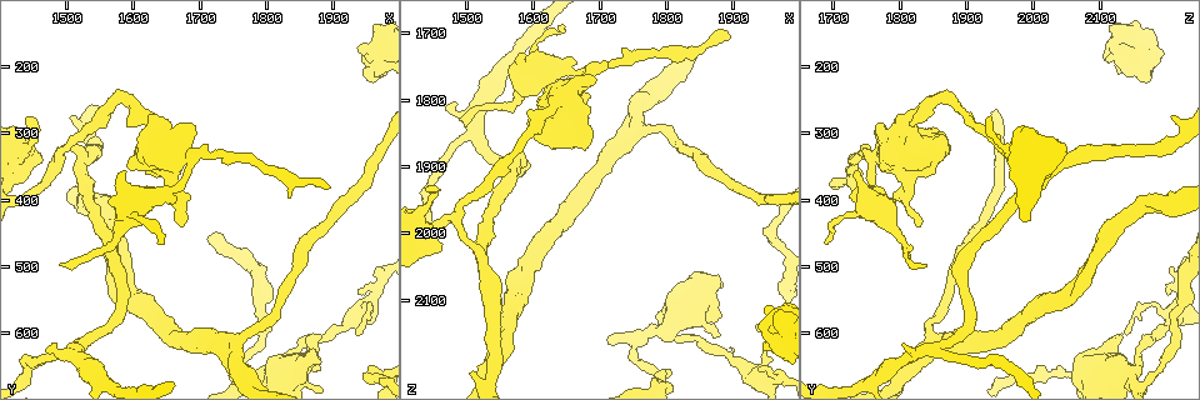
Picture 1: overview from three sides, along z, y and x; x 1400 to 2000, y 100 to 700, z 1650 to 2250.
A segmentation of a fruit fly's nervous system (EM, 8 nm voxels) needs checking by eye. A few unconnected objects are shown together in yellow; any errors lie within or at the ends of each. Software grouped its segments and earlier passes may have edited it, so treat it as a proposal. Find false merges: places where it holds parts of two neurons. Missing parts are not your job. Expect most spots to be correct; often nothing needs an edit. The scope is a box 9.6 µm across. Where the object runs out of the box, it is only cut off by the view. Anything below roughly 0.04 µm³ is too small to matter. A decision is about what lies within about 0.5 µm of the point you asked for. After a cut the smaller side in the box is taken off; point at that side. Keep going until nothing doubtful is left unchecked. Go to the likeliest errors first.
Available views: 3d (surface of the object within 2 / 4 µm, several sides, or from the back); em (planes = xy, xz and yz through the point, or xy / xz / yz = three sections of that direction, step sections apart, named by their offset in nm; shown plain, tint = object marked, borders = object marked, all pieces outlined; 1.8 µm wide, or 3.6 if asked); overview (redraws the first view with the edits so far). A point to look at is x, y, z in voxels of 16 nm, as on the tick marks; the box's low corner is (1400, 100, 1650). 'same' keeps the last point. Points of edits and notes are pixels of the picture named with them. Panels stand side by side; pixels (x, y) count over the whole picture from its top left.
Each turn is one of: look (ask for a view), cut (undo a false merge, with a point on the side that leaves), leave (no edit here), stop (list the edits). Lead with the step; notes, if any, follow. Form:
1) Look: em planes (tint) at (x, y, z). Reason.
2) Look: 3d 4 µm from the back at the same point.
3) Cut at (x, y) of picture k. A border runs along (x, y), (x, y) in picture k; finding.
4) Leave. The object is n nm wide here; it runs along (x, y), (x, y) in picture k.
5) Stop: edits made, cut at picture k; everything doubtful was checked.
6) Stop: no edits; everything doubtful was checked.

Look: 3d 4 µm at (1680, 340, 1760). Branch point.

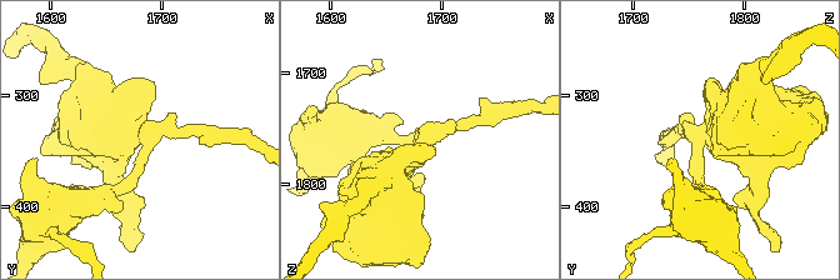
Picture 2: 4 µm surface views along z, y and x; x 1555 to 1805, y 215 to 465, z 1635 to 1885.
Look: em 3.6 µm planes (tint) at (1680, 340, 1766). Need the tissue.

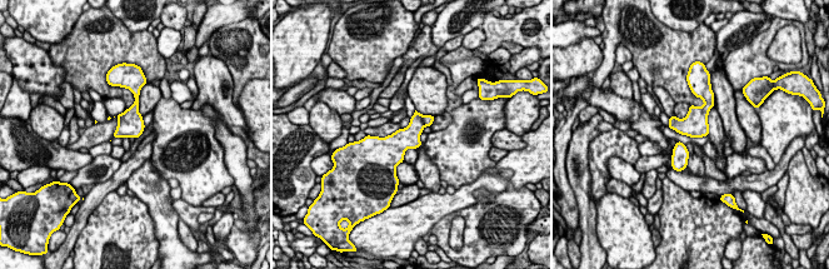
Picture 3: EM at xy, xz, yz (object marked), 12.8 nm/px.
Cut at (428, 120) of picture 3. A border runs along (423, 115), (425, 125) in picture 3; two neurons meet here.

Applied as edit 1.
Look: overview. Redraw.

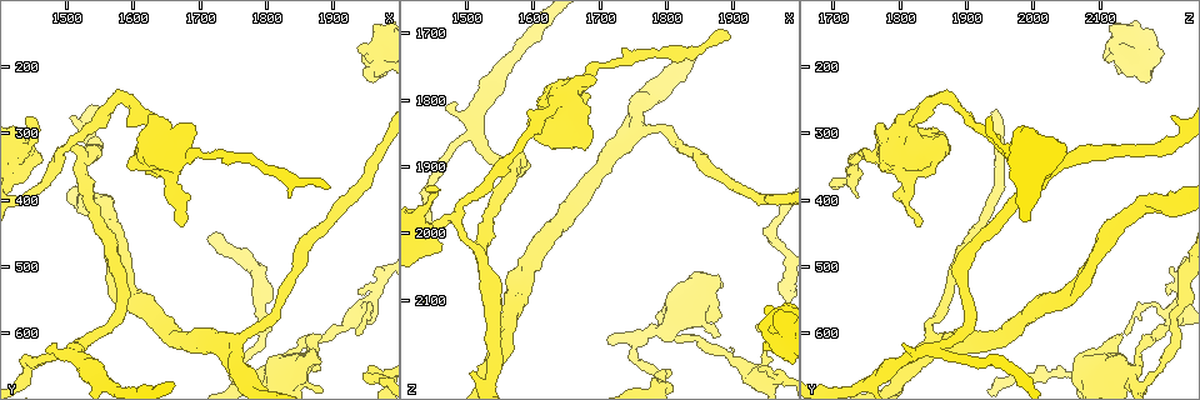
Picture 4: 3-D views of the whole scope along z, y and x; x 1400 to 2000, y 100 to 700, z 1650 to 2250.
Look: em 3.6 µm planes (borders) at (1800, 665, 2140). Four or more arms meet.

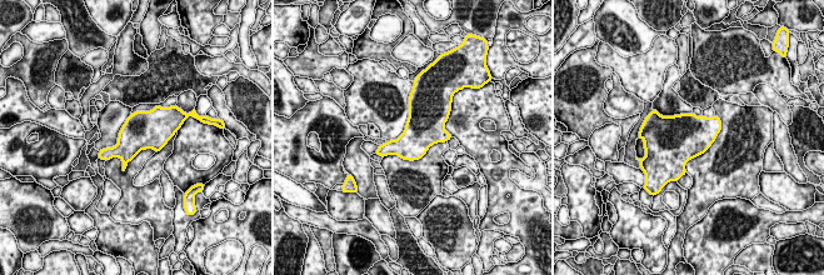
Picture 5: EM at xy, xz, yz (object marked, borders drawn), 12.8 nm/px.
Leave. All the same neuron.

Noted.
Look: 3d 4 µm at (1635, 310, 1820).

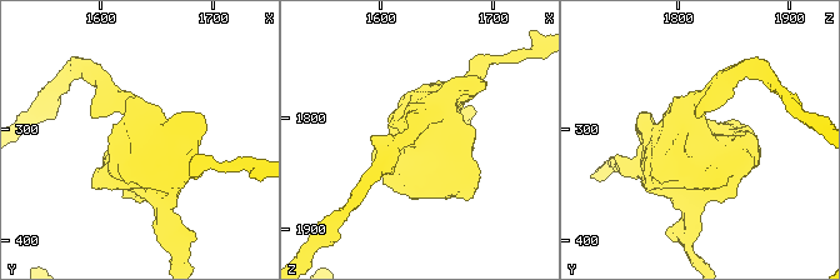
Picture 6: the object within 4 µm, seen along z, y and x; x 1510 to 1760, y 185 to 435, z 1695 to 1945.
Look: em 3.6 µm yz step 4 (tint) at (1632, 306, 1820). Need the tissue.

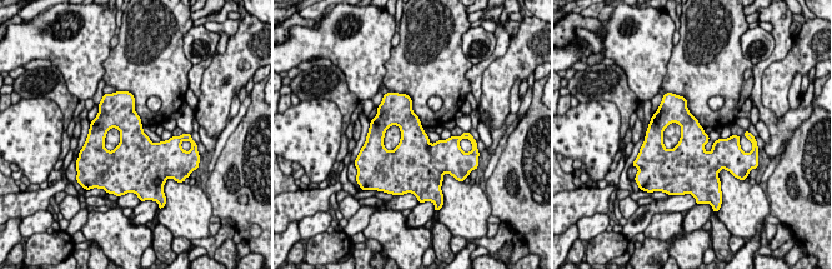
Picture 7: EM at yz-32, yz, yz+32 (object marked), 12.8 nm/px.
Look: em 3.6 µm xy step 4 (tint) at the same point.

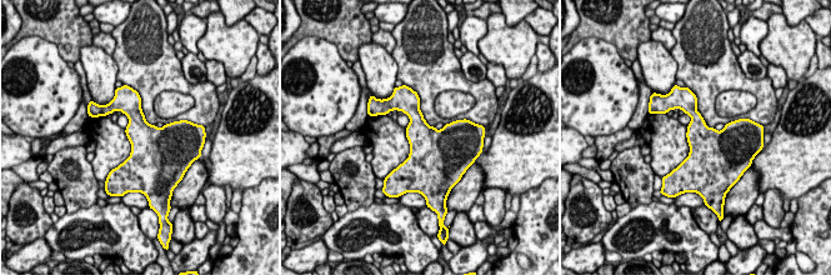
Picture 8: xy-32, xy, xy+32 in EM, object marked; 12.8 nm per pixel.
Leave. All the same neuron.

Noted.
Look: 3d 4 µm at (1674, 298, 1772). Closes a loop.

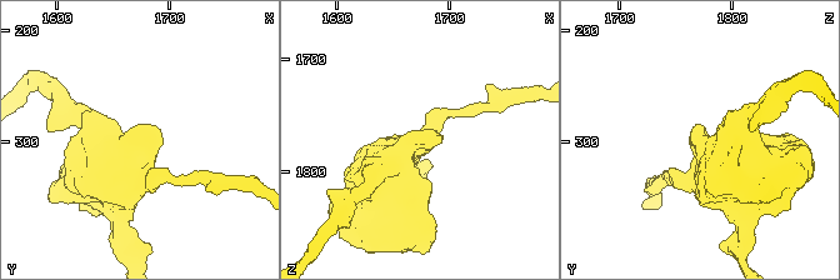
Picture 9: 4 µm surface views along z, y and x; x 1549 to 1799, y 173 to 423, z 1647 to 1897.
Look: em planes (tint) at (1674, 300, 1772). Now the EM.

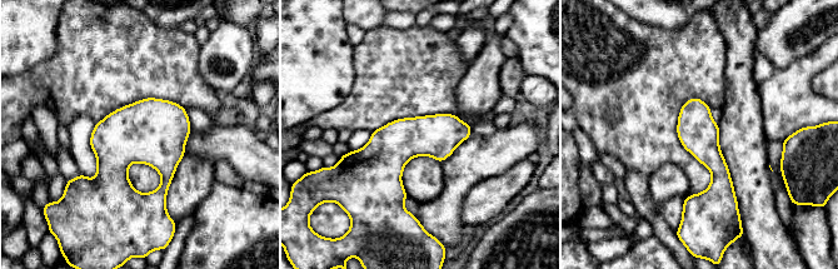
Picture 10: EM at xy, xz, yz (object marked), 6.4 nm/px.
Leave. One neuron here.

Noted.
Look: 3d 4 µm at (1965, 175, 2120). Calibre changes.

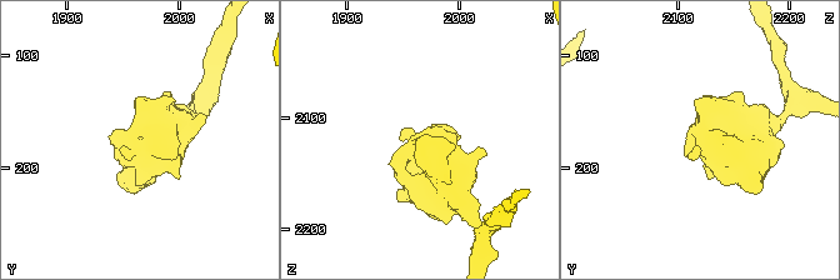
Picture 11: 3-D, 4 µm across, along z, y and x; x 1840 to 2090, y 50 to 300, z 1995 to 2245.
Look: em xz step 4 (tint) at (1968, 180, 2126).

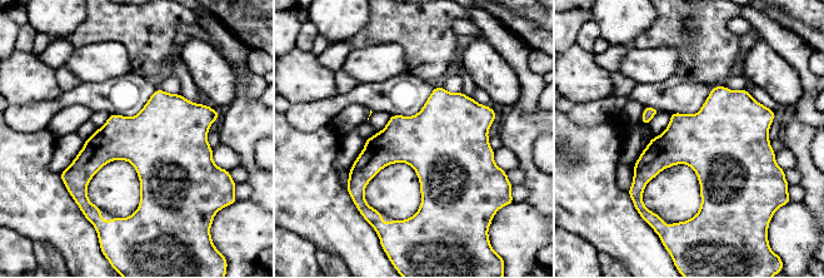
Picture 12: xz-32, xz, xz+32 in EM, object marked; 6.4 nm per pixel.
Look: em planes (tint) at the same point. Cut it another way.

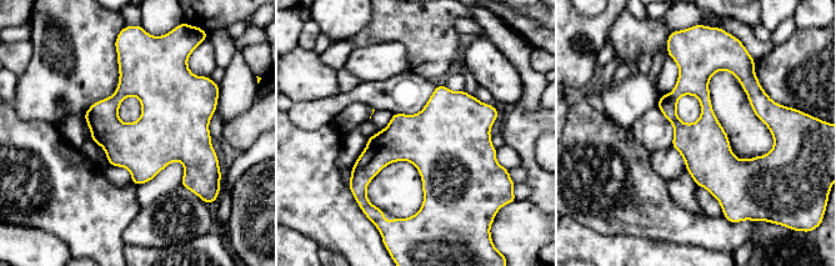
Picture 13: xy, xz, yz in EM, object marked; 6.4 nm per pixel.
Leave. It runs along (690, 61), (725, 205) in picture 13; continuous, no second neuron.

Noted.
Look: em xy step 8 (tint) at (1975, 525, 2220). Abrupt turn.

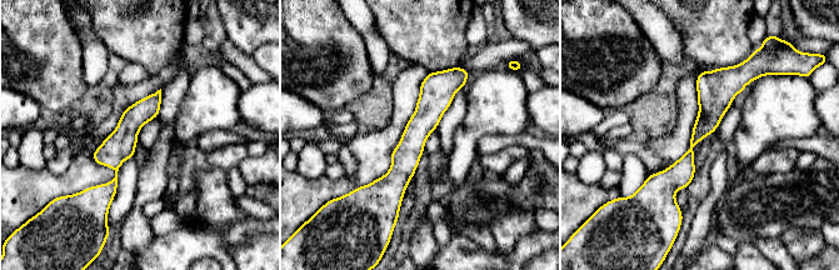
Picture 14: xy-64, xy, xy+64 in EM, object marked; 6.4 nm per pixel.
Look: em planes (tint) at the same point.

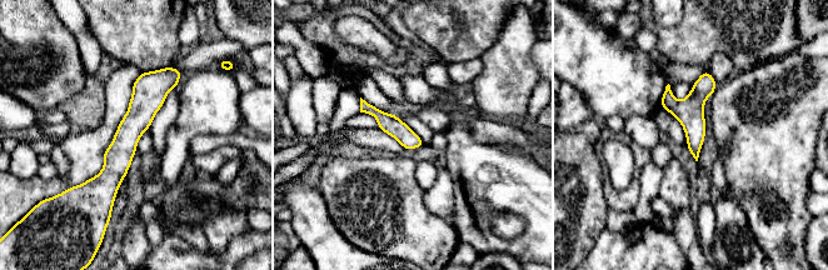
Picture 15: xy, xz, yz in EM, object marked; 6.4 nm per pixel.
Leave. The object is 120 nm wide here; it runs along (166, 71), (125, 139), (106, 208) in picture 15; one neuron here.

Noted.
Stop: edits made, cut at picture 3; everything doubtful was checked.

